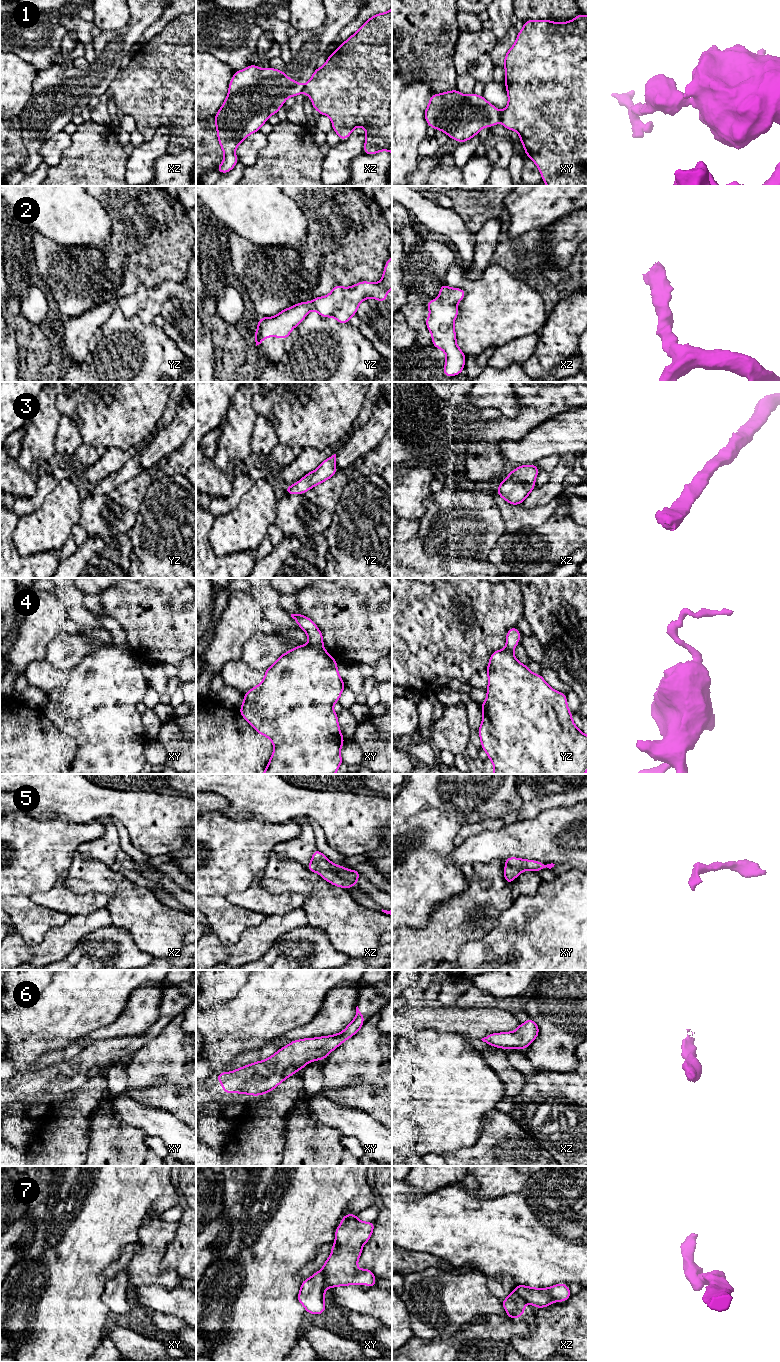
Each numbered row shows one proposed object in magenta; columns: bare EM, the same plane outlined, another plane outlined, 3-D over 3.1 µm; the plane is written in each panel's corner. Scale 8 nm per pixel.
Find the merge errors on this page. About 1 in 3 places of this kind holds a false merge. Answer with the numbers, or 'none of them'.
1, 4, 7

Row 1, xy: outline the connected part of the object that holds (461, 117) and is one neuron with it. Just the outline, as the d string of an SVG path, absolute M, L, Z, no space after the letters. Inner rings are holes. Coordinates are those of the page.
M456 88L442 94L433 93L425 110L424 117L429 127L441 130L451 139L460 143L476 136L484 127L493 127L501 121L502 112L489 103L483 96L475 93L463 95Z

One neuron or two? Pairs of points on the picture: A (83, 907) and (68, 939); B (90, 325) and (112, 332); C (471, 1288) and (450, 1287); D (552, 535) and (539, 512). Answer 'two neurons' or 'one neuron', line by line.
A: two neurons
B: two neurons
C: one neuron
D: two neurons

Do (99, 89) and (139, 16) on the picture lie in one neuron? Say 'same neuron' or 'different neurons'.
same neuron

